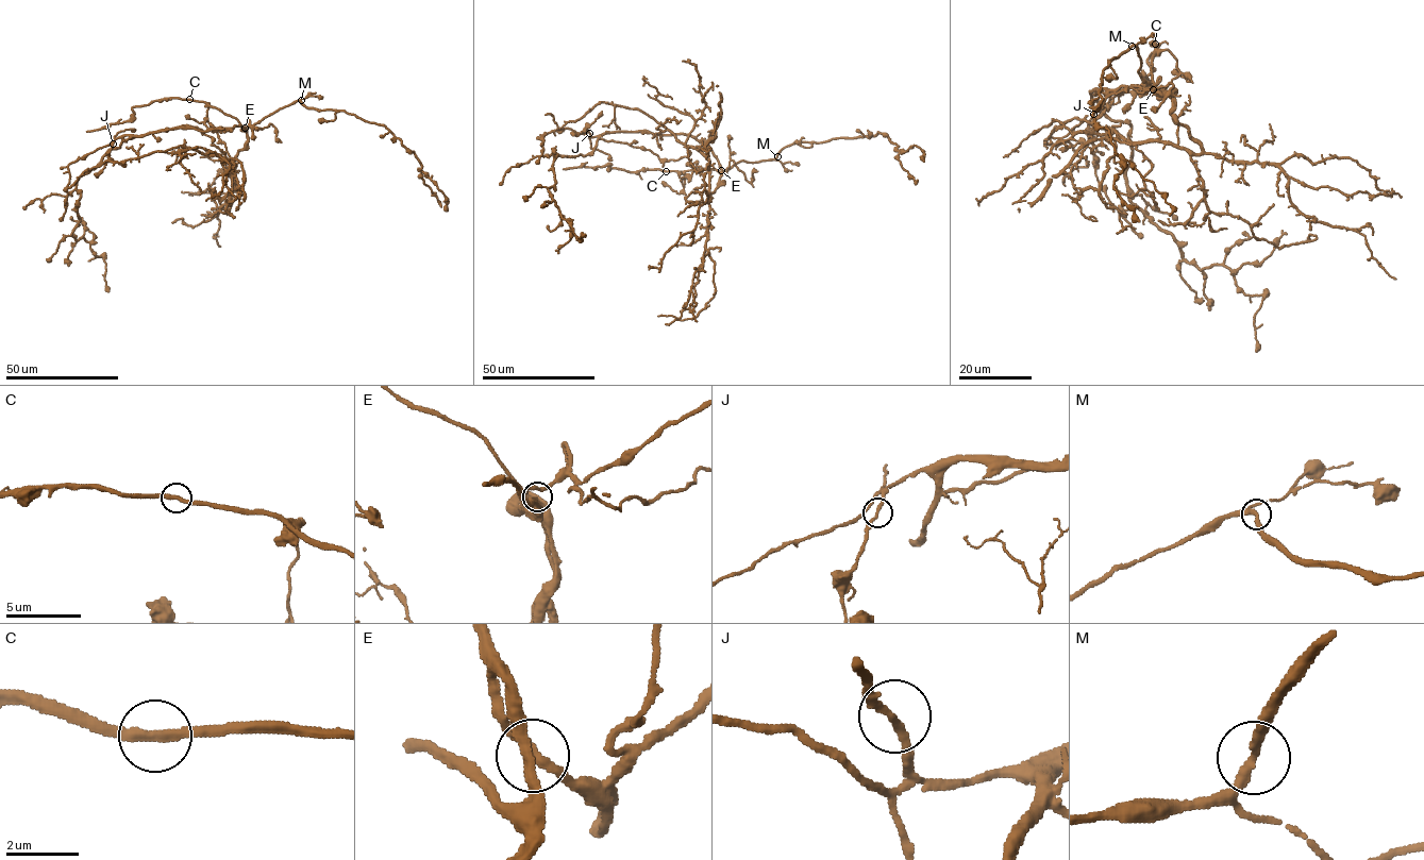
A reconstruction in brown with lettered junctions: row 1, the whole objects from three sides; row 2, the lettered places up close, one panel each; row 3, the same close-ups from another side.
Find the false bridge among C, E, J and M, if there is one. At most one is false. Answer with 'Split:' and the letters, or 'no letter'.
Split: no letter

